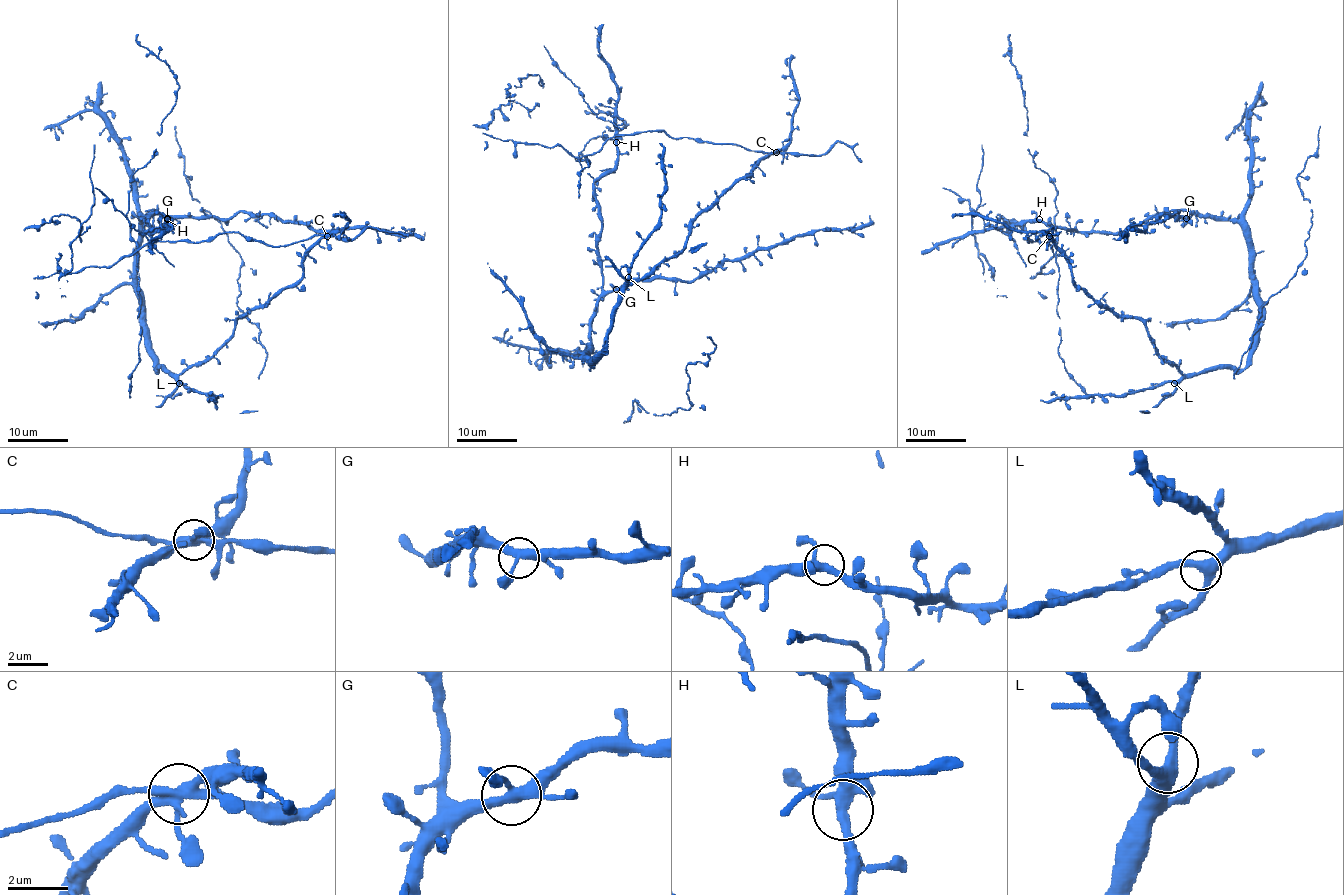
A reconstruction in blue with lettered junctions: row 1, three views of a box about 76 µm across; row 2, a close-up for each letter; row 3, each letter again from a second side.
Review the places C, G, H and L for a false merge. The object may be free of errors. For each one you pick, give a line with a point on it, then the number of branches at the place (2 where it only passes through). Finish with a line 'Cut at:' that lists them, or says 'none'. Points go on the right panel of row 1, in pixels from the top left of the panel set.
C: Place: (1049, 236). Branches: 5
Cut at: C

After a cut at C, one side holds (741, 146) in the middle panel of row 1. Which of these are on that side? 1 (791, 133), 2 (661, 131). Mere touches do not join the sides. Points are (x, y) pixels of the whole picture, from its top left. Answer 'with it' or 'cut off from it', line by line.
1: cut off from it
2: with it

